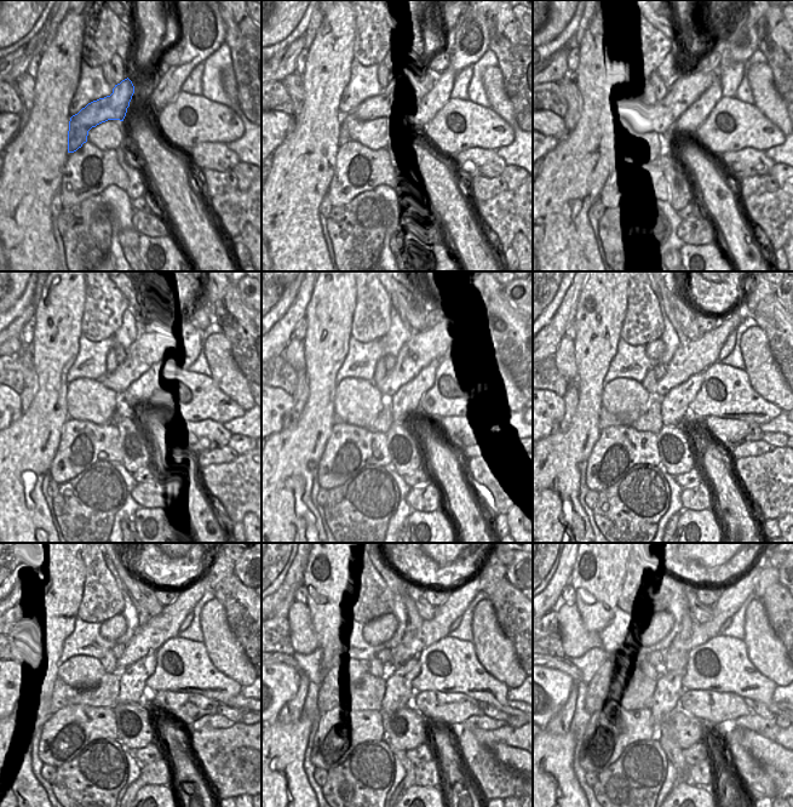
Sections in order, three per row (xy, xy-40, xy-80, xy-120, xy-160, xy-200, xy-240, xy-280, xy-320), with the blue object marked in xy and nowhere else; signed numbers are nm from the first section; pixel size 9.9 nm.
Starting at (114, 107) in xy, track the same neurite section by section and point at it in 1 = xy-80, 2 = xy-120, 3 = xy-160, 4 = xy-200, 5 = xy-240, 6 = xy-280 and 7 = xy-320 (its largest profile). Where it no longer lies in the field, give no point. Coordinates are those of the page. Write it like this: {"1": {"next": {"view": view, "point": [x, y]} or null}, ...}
{"1": {"next": {"view": "xy-80", "point": [688, 87]}}, "2": {"next": {"view": "xy-120", "point": [151, 345]}}, "3": {"next": {"view": "xy-160", "point": [418, 352]}}, "4": {"next": {"view": "xy-200", "point": [695, 356]}}, "5": {"next": {"view": "xy-240", "point": [149, 637]}}, "6": {"next": {"view": "xy-280", "point": [431, 631]}}, "7": {"next": {"view": "xy-320", "point": [731, 597]}}}

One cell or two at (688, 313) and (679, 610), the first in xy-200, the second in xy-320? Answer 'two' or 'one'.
two

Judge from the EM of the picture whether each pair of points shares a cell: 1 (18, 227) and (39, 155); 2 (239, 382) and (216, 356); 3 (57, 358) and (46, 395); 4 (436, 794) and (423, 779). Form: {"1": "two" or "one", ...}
{"1": "one", "2": "one", "3": "one", "4": "two"}

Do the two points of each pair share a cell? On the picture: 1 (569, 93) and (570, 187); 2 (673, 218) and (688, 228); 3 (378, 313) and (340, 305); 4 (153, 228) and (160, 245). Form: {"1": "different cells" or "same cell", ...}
{"1": "different cells", "2": "different cells", "3": "different cells", "4": "different cells"}

